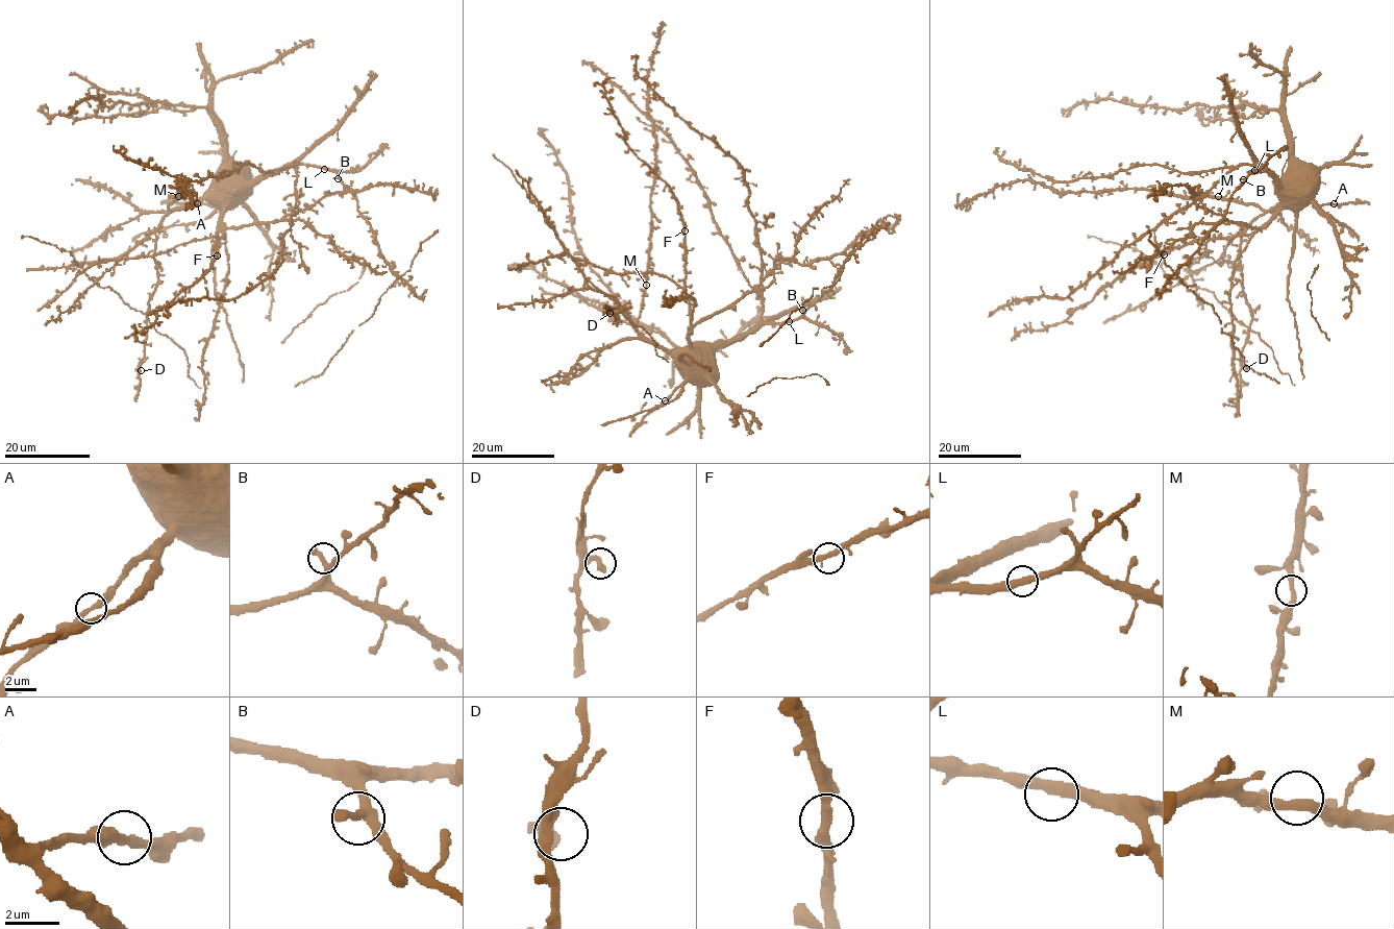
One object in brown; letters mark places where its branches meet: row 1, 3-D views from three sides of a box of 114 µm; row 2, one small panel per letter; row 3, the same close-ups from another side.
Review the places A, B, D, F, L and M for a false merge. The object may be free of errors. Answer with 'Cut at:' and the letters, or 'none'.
Cut at: none

